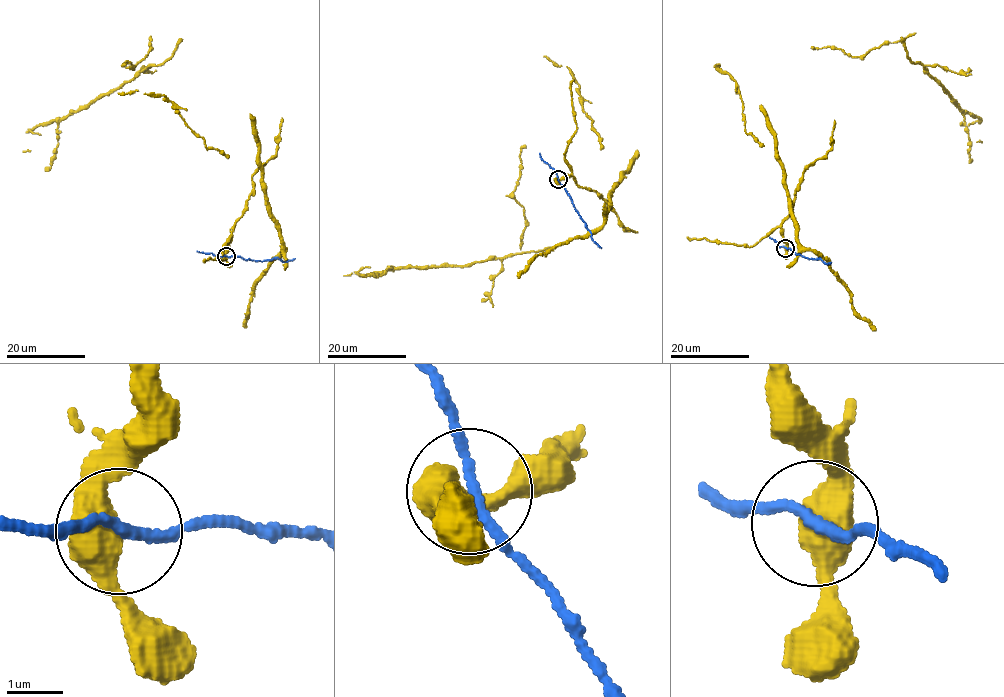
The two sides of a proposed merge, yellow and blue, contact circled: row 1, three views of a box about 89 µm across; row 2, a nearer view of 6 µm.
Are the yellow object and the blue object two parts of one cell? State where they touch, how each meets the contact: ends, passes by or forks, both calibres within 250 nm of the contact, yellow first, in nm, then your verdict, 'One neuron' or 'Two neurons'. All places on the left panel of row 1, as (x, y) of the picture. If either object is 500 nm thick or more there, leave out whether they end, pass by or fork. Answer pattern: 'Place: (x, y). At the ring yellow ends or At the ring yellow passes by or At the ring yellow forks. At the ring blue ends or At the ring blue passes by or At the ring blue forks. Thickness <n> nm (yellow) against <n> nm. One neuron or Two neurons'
Place: (226, 256). Thickness 550 nm (yellow) against 170 nm. Two neurons

